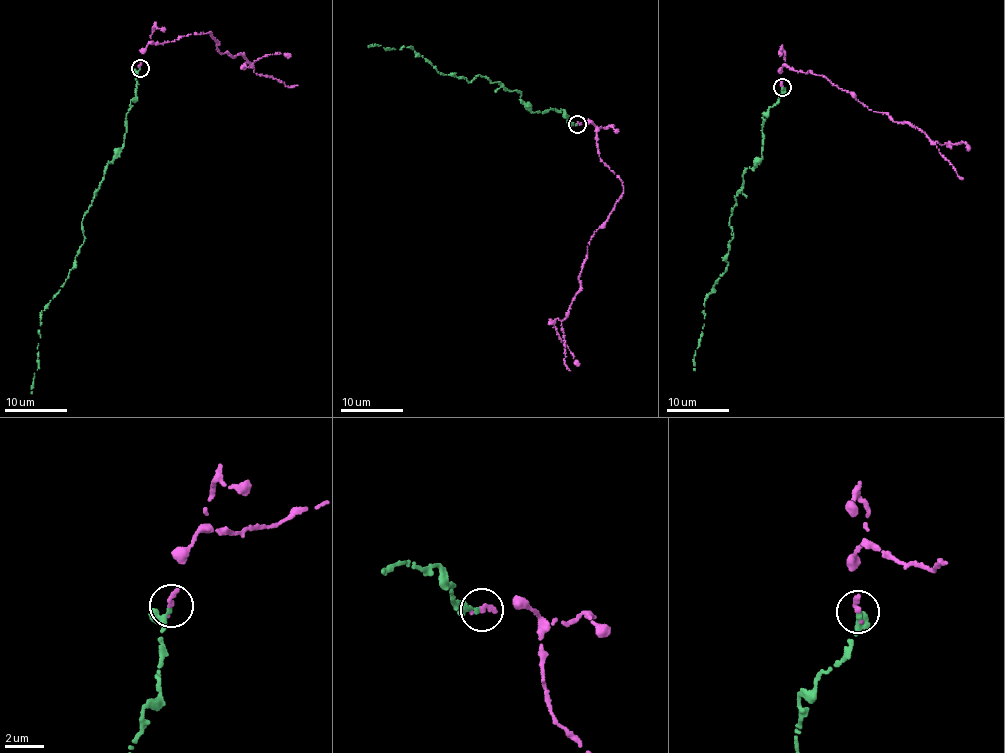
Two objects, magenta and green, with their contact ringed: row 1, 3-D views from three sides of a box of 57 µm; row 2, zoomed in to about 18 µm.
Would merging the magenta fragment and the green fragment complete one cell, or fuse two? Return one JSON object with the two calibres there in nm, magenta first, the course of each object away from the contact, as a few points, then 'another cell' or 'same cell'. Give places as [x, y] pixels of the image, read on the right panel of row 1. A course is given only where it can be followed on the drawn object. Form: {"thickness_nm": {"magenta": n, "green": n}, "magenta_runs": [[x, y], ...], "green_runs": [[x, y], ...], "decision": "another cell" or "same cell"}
{"thickness_nm": {"magenta": 280, "green": 300}, "magenta_runs": [[781, 87], [784, 65], [810, 71], [869, 110], [912, 124], [935, 143], [963, 142], [969, 150]], "green_runs": [[781, 87], [763, 116], [761, 157], [747, 168], [735, 197], [727, 269], [708, 295], [695, 370]], "decision": "same cell"}

